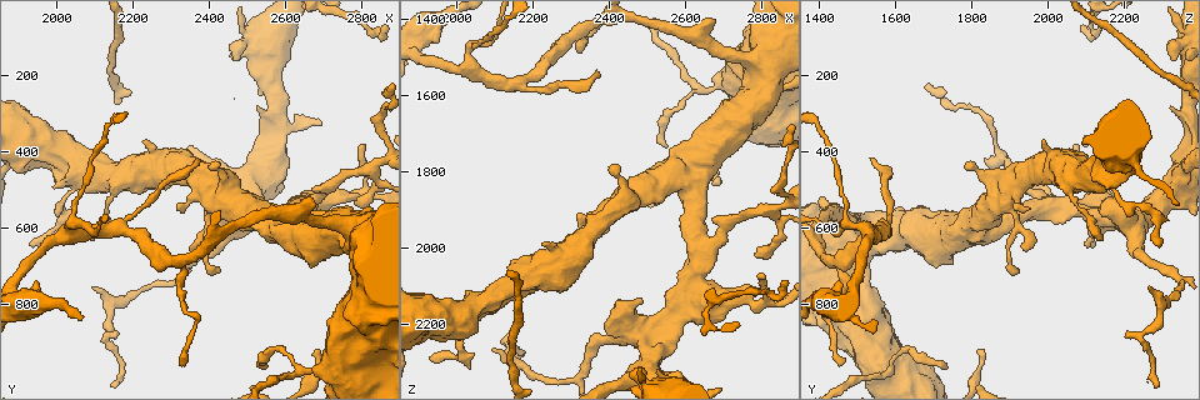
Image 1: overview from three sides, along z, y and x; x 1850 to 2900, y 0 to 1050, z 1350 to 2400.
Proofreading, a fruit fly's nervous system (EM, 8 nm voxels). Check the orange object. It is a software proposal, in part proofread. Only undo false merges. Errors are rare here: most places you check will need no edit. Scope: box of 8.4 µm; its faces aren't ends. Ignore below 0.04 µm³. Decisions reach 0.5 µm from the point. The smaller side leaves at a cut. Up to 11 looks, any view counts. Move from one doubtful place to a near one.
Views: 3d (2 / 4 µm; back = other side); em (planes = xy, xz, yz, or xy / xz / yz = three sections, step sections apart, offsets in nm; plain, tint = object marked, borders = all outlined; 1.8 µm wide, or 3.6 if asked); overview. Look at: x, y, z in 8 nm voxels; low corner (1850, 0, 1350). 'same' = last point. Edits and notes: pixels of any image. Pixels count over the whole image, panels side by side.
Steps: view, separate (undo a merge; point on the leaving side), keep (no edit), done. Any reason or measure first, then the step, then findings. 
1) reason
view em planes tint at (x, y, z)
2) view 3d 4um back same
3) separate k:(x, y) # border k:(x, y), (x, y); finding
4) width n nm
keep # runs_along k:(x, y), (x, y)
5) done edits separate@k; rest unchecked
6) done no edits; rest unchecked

sharp bend
view em 3.6um planes plain at (2780, 590, 1505)

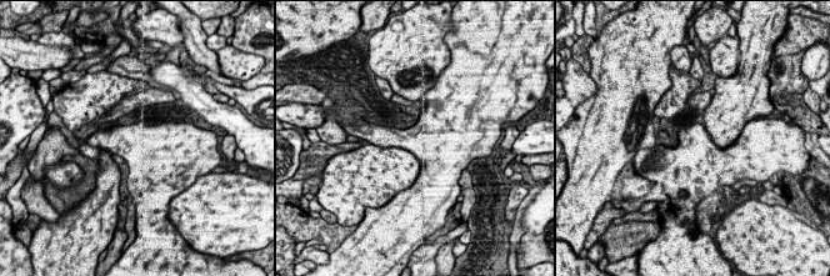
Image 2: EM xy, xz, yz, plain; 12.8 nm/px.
view em 3.6um planes borders same

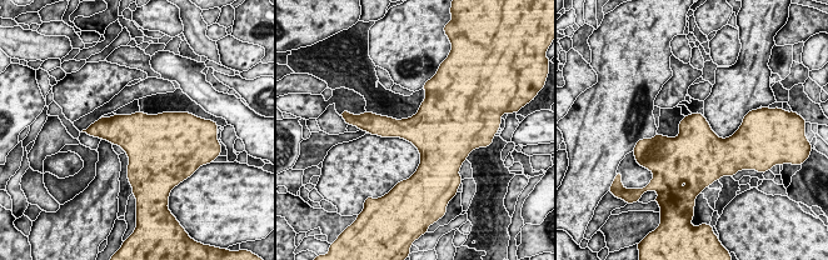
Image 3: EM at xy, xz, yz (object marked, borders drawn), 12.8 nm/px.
width 500 nm
keep # all the same neuron

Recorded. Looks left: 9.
abrupt turn
view 3d 4um back at (2615, 605, 1820)

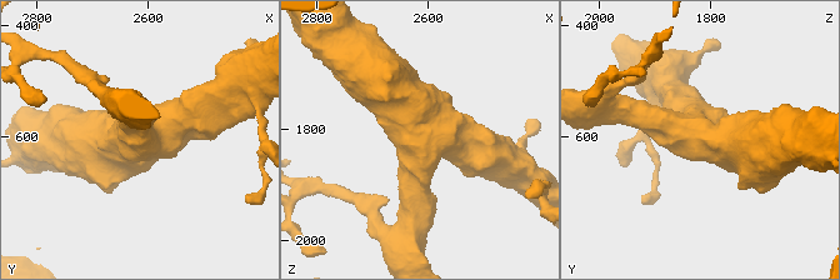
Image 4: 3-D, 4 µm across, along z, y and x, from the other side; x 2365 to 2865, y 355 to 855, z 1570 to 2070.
view em 3.6um planes tint at (2610, 605, 1820)

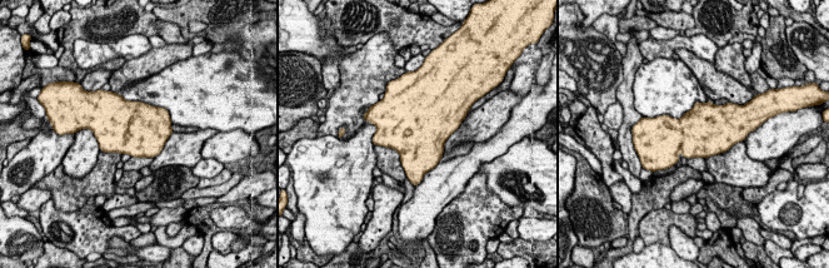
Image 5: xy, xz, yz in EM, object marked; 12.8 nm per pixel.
keep # one neuron here

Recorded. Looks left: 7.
thick turns thin
view em 3.6um xz step 4 tint at (2755, 510, 2130)

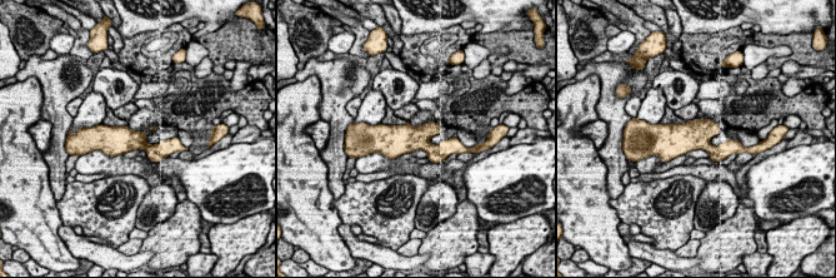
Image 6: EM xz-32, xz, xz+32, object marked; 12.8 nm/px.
width 320 nm
keep # continuous, no second neuron

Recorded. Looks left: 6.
thick turns thin
view em 3.6um planes tint at (2310, 445, 1995)

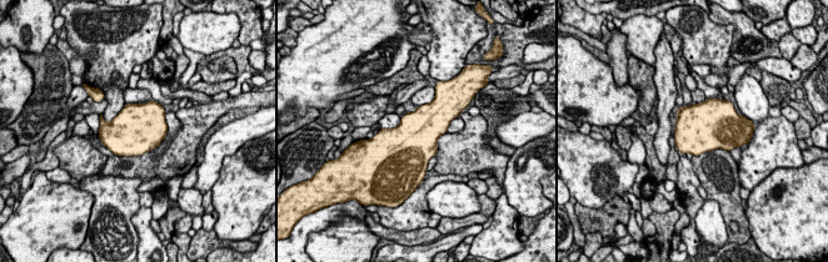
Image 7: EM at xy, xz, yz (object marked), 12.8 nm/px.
keep # continuous, no second neuron

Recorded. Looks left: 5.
done no edits; rest unchecked

